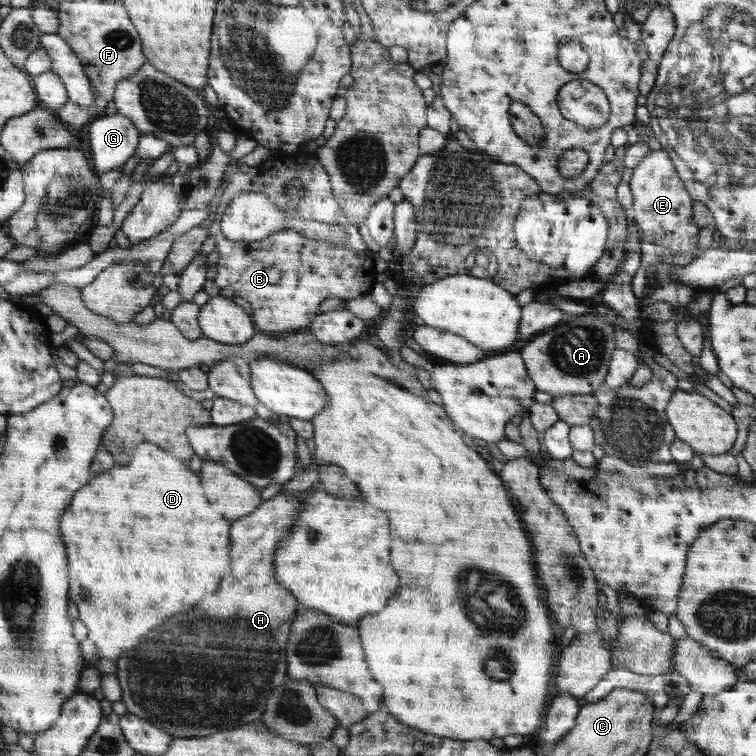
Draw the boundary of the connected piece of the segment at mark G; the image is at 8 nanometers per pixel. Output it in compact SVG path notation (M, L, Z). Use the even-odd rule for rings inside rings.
M118 113L94 116L84 129L83 139L95 172L101 176L124 166L137 152L141 135L127 116Z

